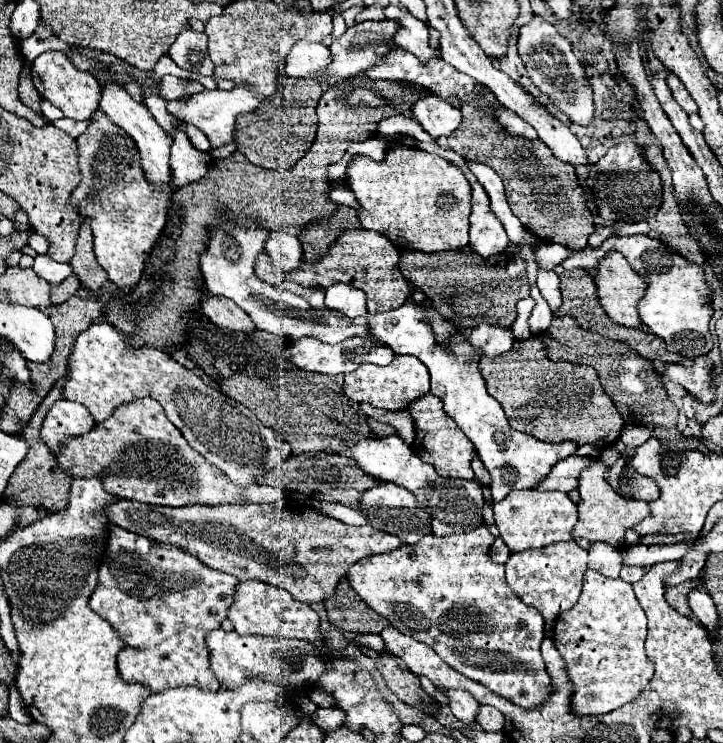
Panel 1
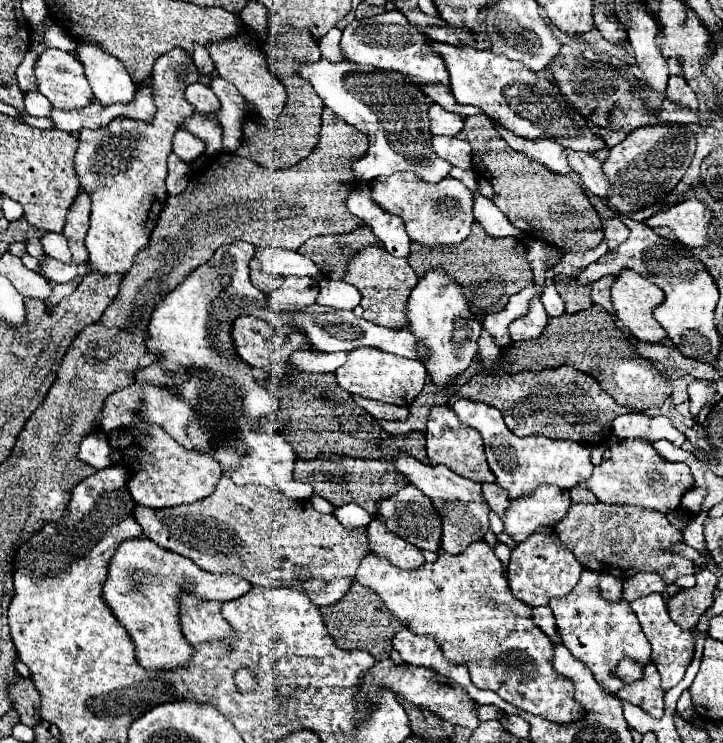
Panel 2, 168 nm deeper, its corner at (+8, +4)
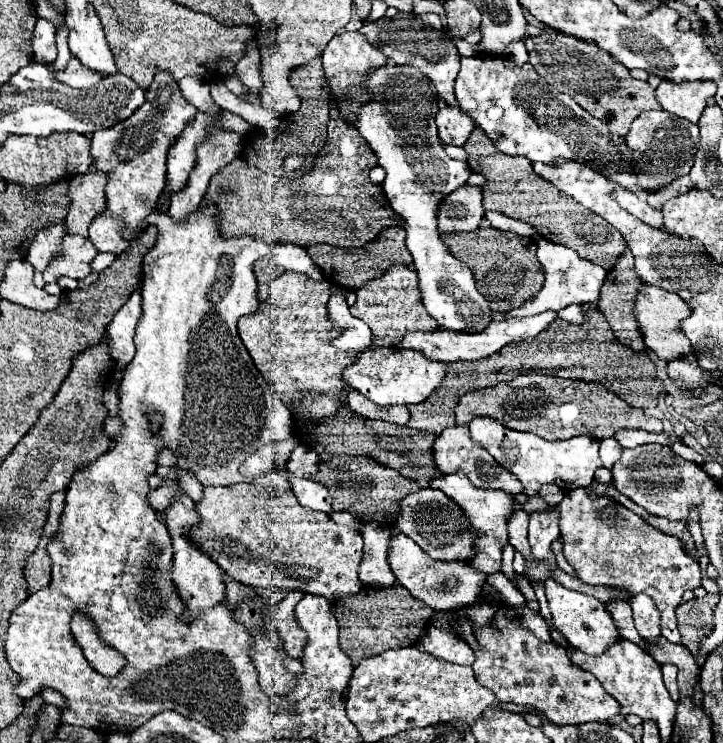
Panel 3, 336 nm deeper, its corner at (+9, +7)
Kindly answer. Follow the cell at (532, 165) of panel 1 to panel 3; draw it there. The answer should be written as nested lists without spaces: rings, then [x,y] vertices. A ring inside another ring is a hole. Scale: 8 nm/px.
[[[474,128],[472,136],[464,144],[464,150],[468,152],[470,170],[486,178],[482,186],[486,210],[496,210],[510,218],[528,222],[546,240],[572,248],[574,252],[578,252],[580,258],[586,258],[594,264],[600,264],[604,268],[614,268],[614,264],[618,262],[618,256],[622,256],[626,248],[626,242],[622,234],[616,228],[612,228],[604,218],[594,216],[594,212],[582,208],[574,198],[564,196],[548,180],[538,176],[530,160],[522,156],[502,154],[480,128]]]

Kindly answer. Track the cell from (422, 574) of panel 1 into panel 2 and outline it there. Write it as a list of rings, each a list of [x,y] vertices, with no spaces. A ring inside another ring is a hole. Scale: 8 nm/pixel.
[[[475,541],[459,555],[451,555],[439,549],[435,563],[423,563],[423,567],[415,571],[403,571],[387,563],[387,559],[379,559],[379,555],[371,551],[361,559],[355,573],[355,583],[375,591],[375,595],[379,595],[379,599],[385,603],[391,615],[403,623],[403,627],[417,635],[431,635],[449,661],[469,669],[475,687],[495,691],[501,699],[515,705],[517,709],[535,713],[555,723],[571,723],[579,719],[581,707],[573,699],[573,683],[551,667],[553,643],[533,623],[531,607],[519,603],[511,595],[503,563],[495,557],[487,541]]]

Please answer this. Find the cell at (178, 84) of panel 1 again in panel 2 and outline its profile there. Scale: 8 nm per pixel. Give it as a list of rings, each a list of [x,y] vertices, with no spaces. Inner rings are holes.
[[[191,83],[185,89],[185,99],[197,109],[197,111],[217,111],[221,107],[219,99],[215,97],[215,93],[203,85],[203,83]]]

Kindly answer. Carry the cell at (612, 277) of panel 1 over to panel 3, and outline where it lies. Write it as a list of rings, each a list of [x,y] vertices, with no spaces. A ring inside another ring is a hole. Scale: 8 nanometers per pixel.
[[[644,284],[638,298],[636,298],[634,310],[636,310],[636,318],[638,318],[638,324],[640,324],[644,342],[646,342],[646,346],[650,350],[654,350],[658,354],[658,358],[662,358],[662,360],[678,360],[678,358],[684,358],[688,354],[694,354],[694,348],[692,348],[690,340],[680,330],[680,322],[686,316],[690,316],[692,308],[684,300],[680,300],[678,294],[666,292],[664,288],[658,288],[658,286]]]

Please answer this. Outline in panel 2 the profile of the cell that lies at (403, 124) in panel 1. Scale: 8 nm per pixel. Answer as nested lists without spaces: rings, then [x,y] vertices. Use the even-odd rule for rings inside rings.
[[[433,137],[431,145],[441,159],[461,169],[471,169],[471,147],[465,141],[457,137]]]

